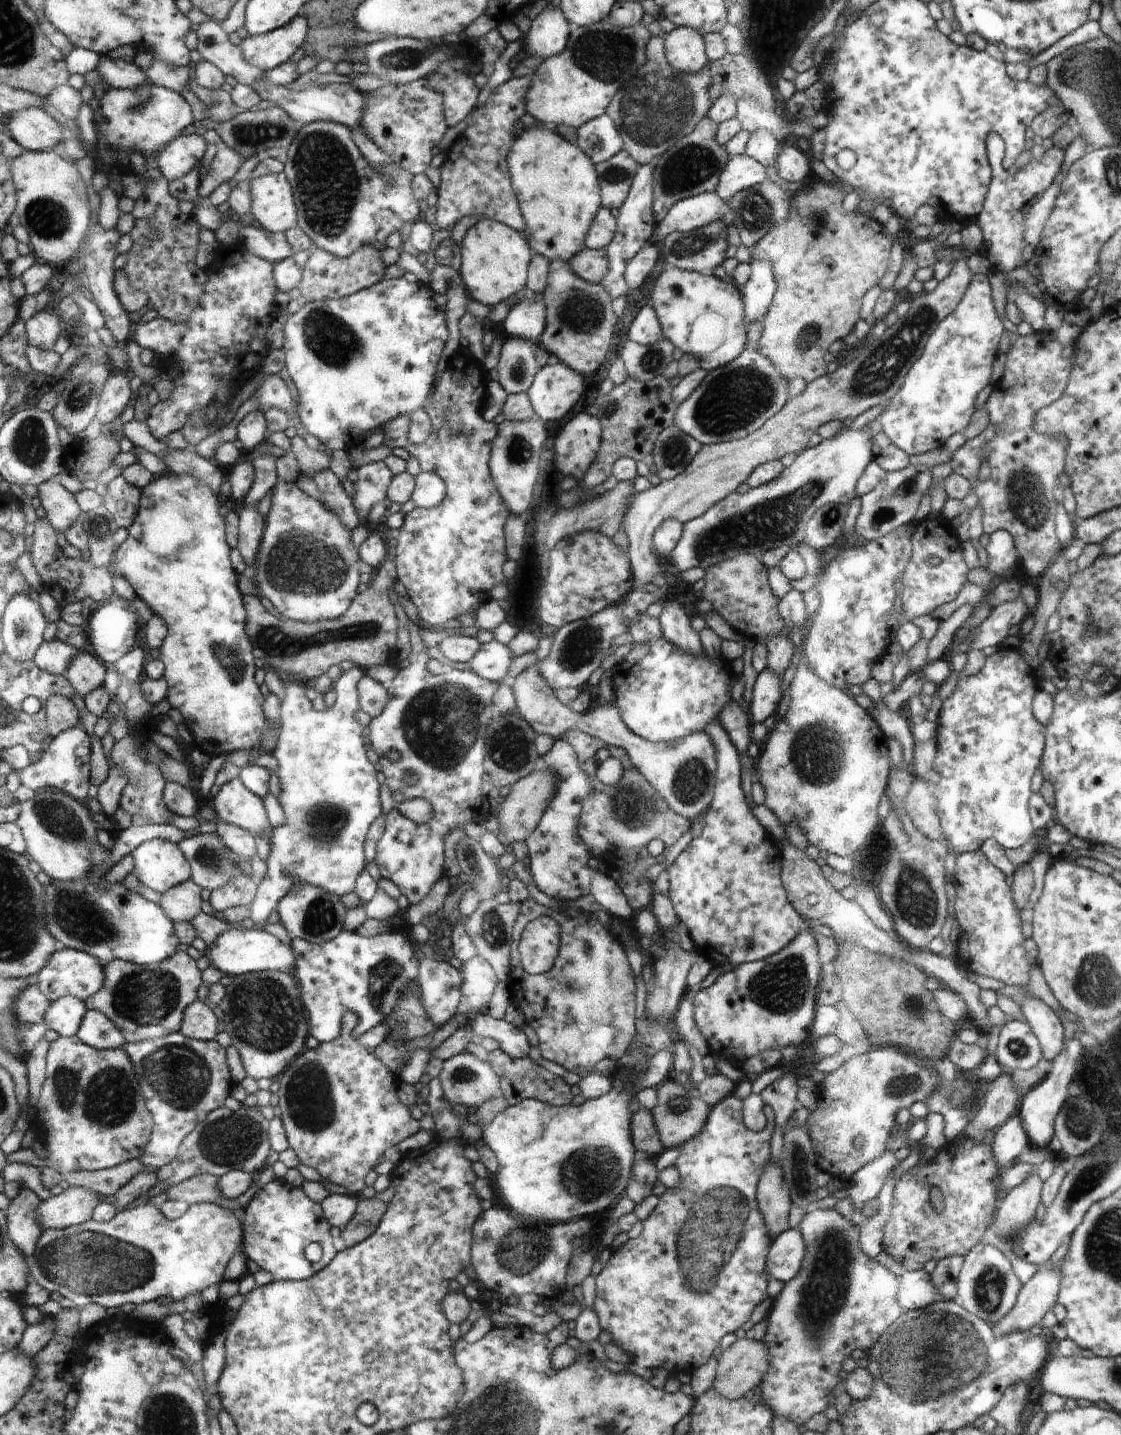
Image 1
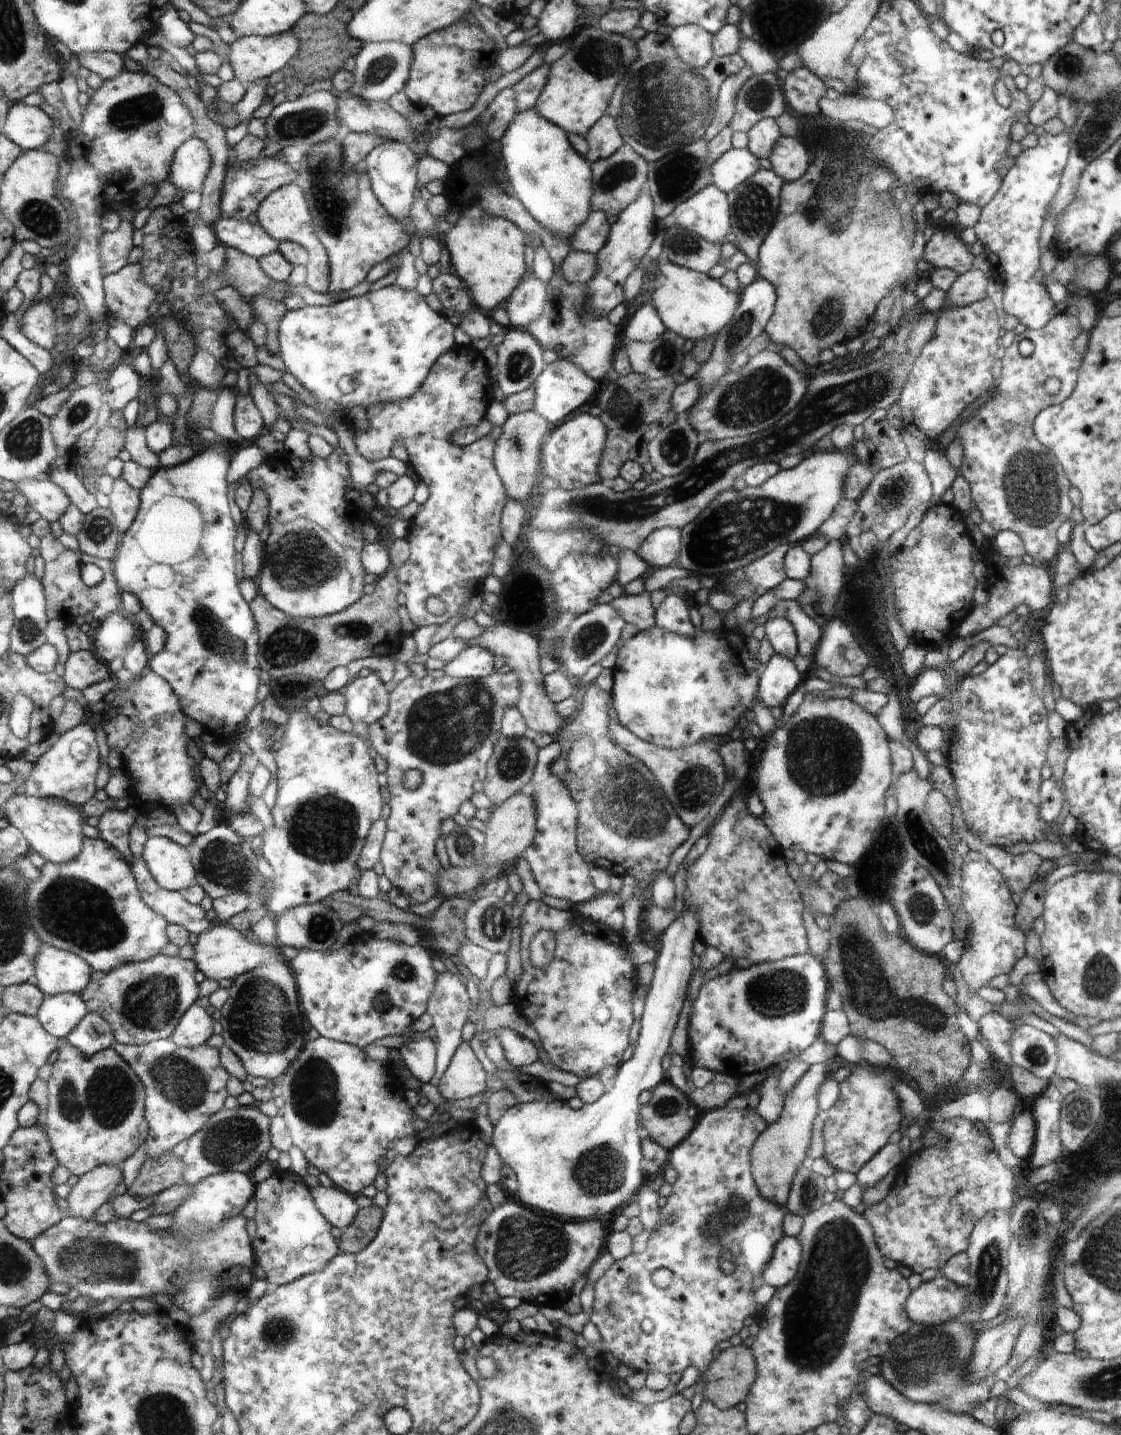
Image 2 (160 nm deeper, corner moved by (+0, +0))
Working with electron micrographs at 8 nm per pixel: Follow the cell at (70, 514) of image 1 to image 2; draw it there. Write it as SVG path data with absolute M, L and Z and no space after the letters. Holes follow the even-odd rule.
M49 478L26 482L22 480L17 483L17 490L27 497L29 508L36 510L52 523L56 520L60 522L72 506L72 498L68 496L68 492Z

